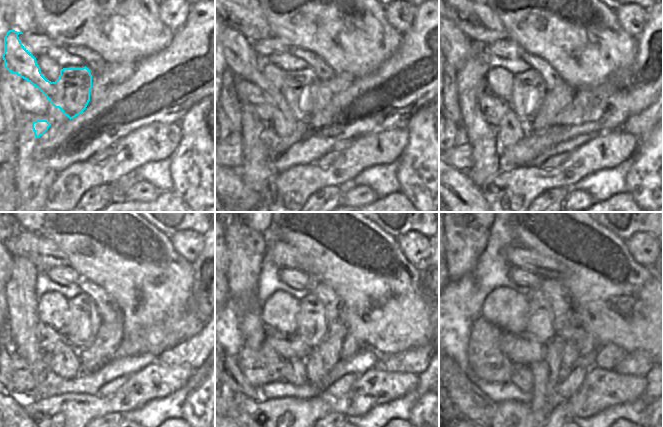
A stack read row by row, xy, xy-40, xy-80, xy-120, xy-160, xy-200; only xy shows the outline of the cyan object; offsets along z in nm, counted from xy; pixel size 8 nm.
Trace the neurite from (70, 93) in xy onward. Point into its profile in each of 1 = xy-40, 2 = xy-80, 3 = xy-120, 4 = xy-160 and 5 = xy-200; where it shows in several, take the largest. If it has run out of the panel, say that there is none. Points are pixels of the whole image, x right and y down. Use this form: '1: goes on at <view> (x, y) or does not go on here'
1: goes on at xy-40 (300, 87)
2: goes on at xy-80 (528, 88)
3: goes on at xy-120 (82, 320)
4: goes on at xy-160 (311, 325)
5: goes on at xy-200 (540, 328)

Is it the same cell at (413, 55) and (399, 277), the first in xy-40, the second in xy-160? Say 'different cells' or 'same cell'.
different cells

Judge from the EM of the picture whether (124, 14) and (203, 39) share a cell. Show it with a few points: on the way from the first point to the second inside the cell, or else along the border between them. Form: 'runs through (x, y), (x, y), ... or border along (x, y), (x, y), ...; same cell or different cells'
border along (174, 32), (171, 40), (159, 51); different cells

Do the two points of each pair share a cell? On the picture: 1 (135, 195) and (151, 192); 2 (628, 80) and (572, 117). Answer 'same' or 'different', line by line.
1: same
2: same

